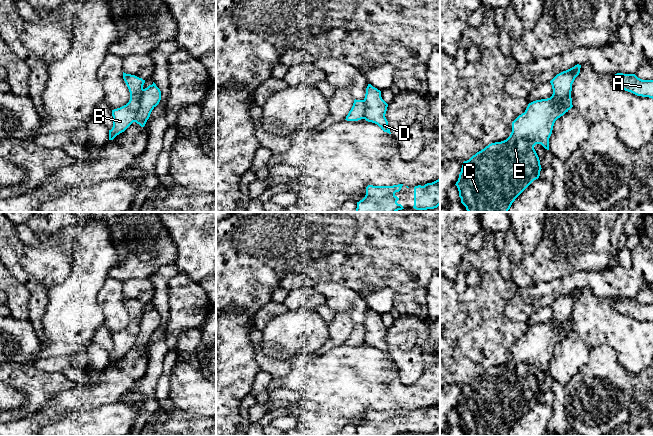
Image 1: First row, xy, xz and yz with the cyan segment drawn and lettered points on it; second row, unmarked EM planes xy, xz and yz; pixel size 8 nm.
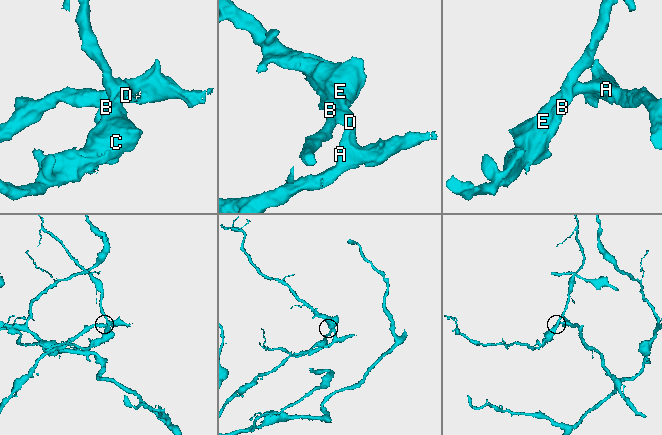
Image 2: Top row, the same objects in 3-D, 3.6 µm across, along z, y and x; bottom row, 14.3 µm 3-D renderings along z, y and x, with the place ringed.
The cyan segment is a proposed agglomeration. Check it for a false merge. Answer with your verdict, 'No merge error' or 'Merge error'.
Merge error

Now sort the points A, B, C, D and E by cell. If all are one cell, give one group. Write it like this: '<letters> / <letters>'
A C D E / B

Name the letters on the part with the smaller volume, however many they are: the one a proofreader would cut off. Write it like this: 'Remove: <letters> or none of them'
Remove: B

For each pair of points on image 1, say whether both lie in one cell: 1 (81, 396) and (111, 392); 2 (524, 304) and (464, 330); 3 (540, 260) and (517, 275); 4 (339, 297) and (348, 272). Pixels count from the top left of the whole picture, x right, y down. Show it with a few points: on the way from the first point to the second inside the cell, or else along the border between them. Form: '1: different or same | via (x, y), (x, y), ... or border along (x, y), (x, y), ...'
1: same | via (88, 396), (104, 392)
2: different | border along (516, 291), (506, 305), (505, 314), (526, 323)
3: different | border along (528, 273), (534, 280)
4: different | border along (321, 281), (345, 284), (360, 296)

